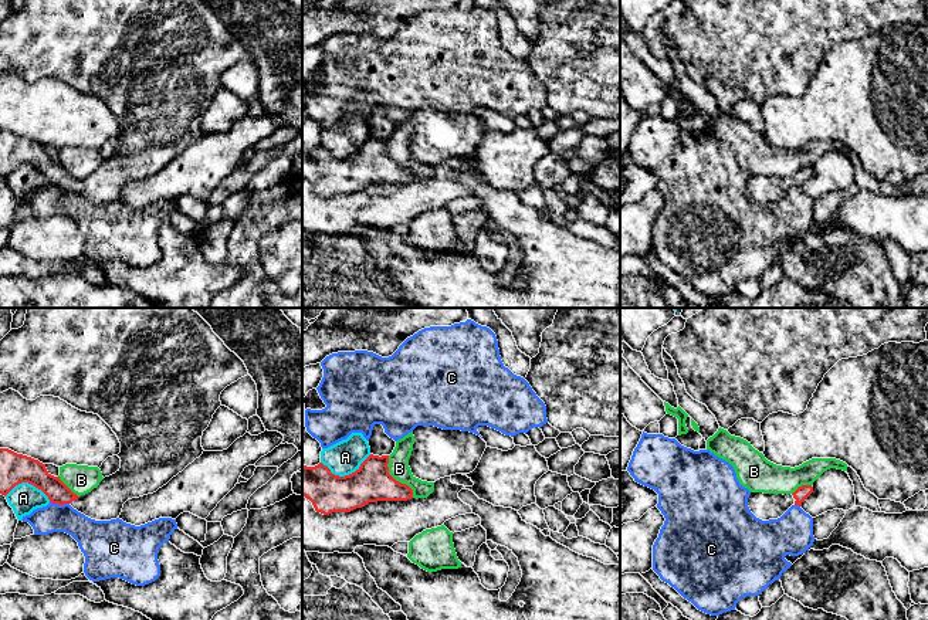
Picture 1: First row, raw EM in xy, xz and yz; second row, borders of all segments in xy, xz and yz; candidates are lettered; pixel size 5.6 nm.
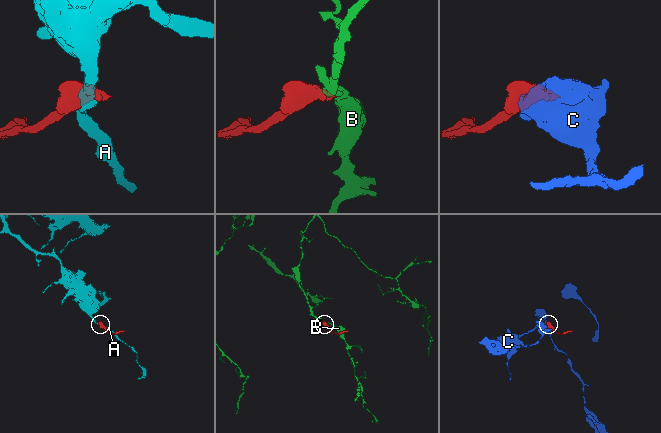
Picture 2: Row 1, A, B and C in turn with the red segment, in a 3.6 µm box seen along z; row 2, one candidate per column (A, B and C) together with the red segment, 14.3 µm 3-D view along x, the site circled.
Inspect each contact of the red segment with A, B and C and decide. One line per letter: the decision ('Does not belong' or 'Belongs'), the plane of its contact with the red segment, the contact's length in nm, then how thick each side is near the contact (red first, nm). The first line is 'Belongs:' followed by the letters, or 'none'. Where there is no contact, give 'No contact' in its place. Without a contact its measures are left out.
Belongs: none
A: Does not belong. Touches red in xz. Shared border 300 nm. Thickness 220 nm (red) against 190 nm
B: Does not belong. Touches red in xz. Shared border 280 nm. Thickness 220 nm (red) against 120 nm
C: Does not belong. Touches red in xy. Shared border 110 nm. Thickness 140 nm (red) against 180 nm

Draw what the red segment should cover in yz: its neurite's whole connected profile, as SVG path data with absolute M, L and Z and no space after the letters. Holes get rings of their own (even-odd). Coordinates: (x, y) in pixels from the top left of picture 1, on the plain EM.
M802 167L793 176L763 176L751 175L748 180L748 189L751 194L762 201L778 201L780 200L792 187L802 187L802 184L813 175L812 167Z

